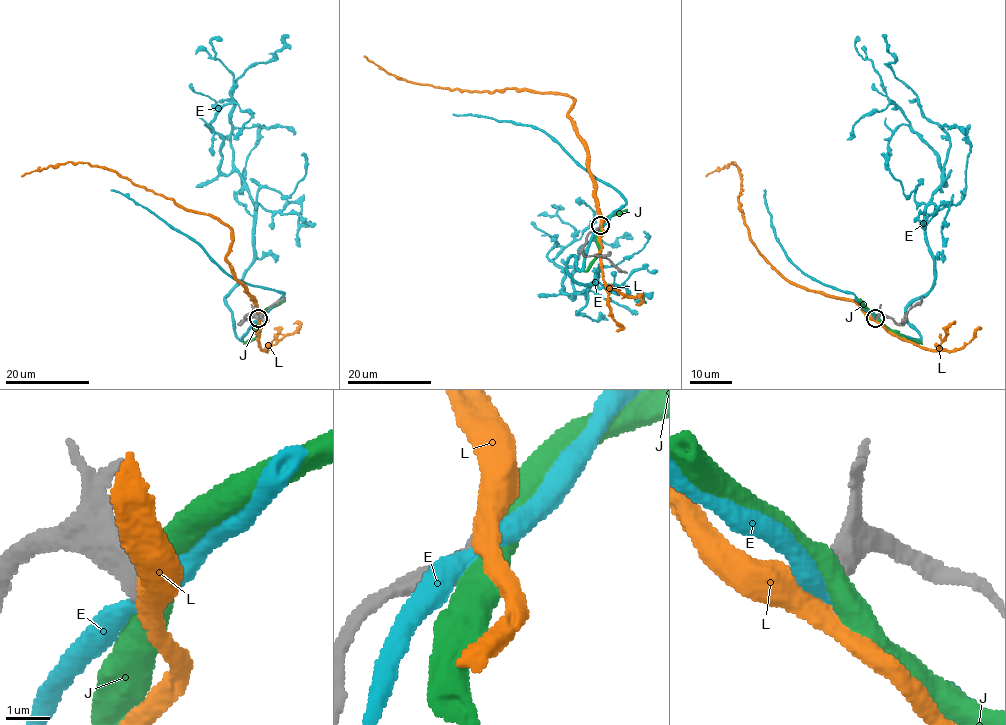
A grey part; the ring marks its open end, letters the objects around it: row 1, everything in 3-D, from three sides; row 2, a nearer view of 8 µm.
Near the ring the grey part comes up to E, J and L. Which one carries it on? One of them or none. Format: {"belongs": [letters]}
{"belongs": ["L"]}

